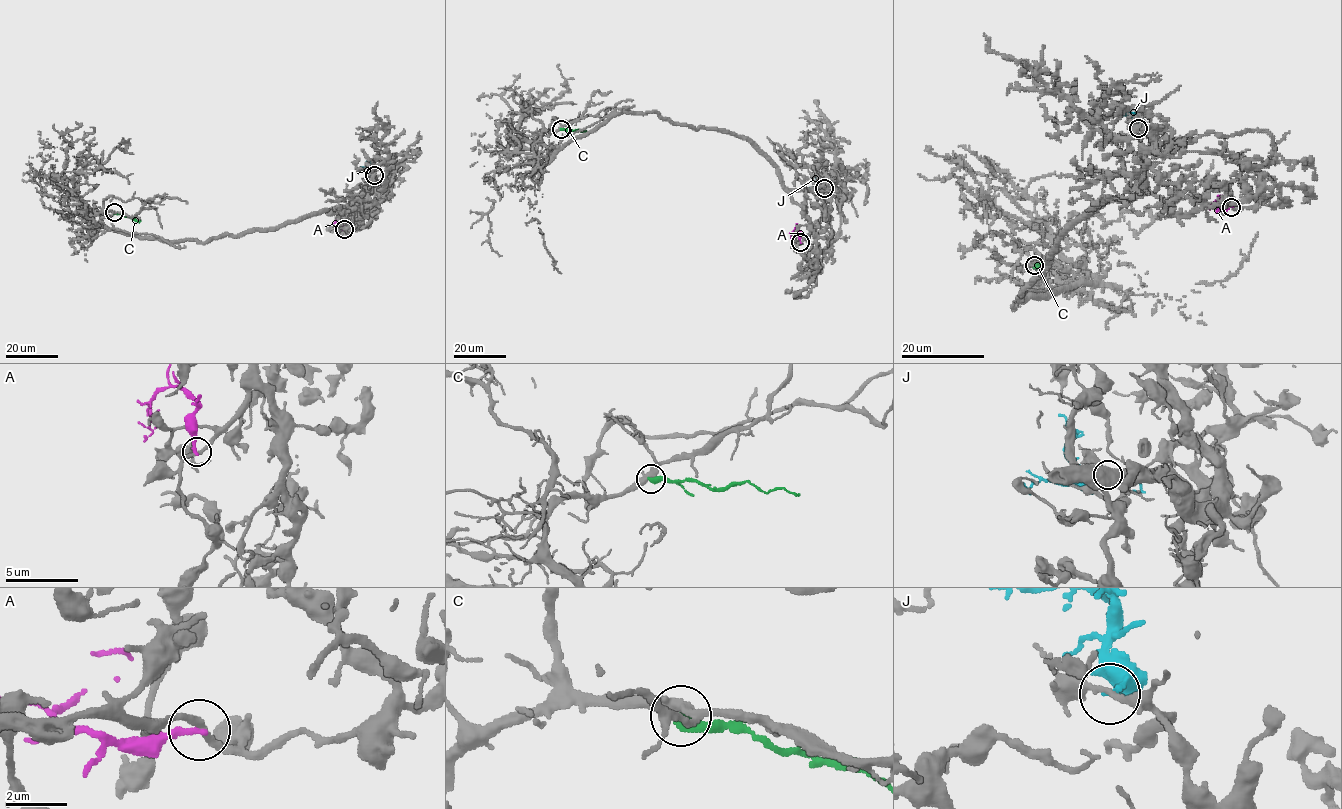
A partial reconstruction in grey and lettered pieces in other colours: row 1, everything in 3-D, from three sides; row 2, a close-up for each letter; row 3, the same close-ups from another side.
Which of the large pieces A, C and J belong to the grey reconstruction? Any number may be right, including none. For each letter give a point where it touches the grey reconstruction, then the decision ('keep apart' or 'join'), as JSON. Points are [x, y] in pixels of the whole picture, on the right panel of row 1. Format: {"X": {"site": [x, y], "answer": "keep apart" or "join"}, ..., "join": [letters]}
{"A": {"site": [1231, 207], "answer": "keep apart"}, "C": {"site": [1034, 265], "answer": "join"}, "J": {"site": [1138, 128], "answer": "keep apart"}, "join": ["C"]}

